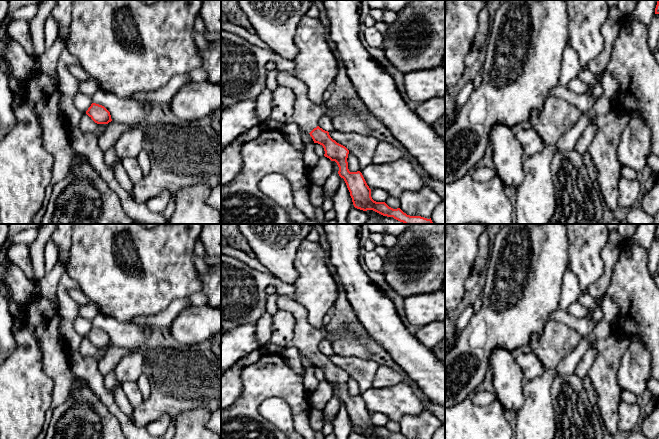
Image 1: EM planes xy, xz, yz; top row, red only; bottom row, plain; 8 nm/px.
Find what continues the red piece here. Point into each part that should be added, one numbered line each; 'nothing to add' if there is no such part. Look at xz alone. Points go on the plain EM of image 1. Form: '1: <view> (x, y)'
1: xz (306, 339)

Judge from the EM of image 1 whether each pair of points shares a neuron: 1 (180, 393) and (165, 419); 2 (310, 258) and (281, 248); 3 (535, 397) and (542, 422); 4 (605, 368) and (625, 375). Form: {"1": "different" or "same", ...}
{"1": "different", "2": "different", "3": "same", "4": "different"}

